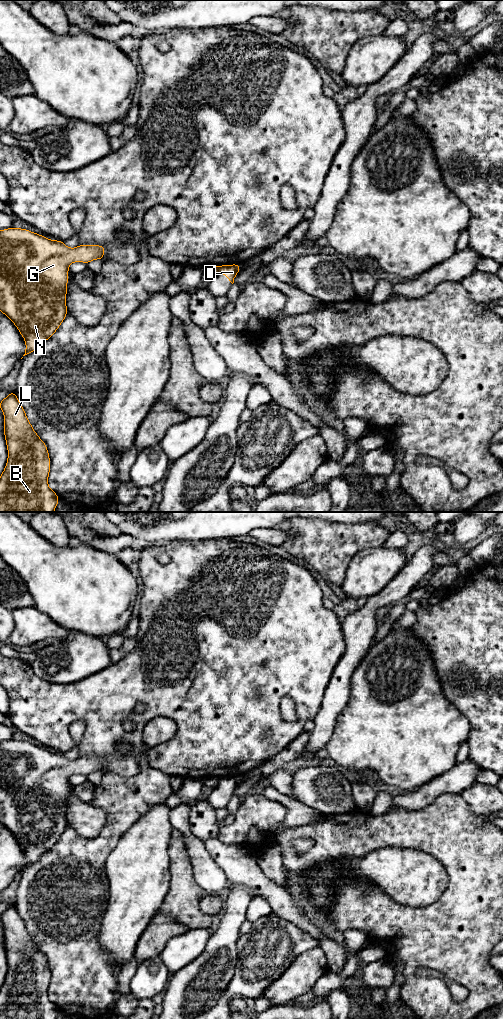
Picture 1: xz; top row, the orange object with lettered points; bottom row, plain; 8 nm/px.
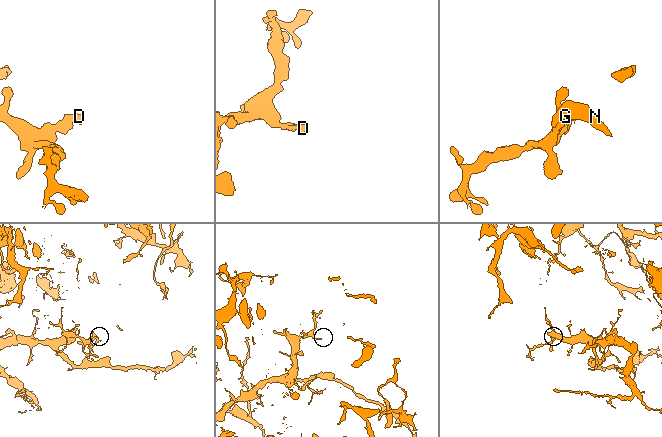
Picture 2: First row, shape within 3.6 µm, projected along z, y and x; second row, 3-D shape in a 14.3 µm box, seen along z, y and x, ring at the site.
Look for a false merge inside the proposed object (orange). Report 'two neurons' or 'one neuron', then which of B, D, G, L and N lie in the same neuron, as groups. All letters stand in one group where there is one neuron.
two neurons; groups B G L N / D

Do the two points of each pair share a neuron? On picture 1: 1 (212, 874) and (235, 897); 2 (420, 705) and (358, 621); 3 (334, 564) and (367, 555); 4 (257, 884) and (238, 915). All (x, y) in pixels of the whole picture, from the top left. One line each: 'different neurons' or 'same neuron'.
1: different neurons
2: different neurons
3: different neurons
4: different neurons

